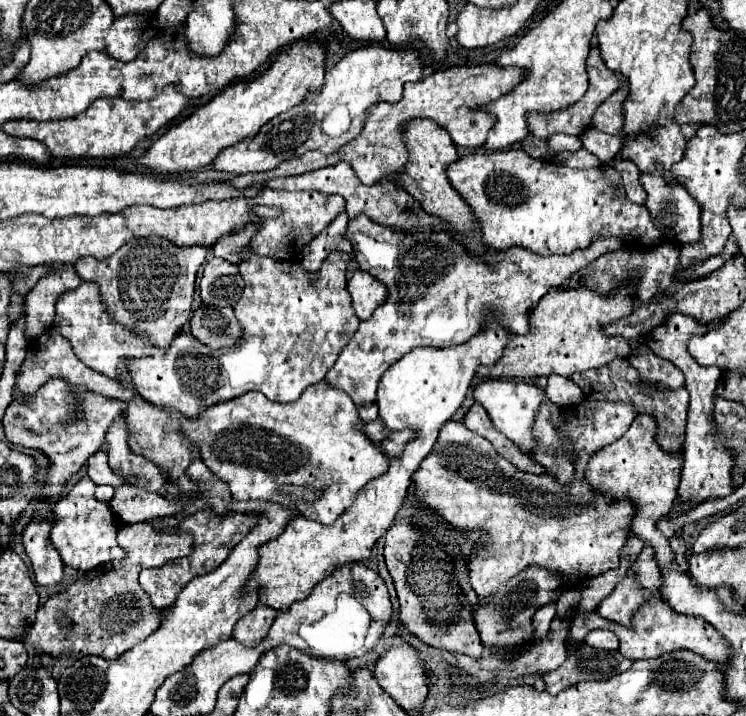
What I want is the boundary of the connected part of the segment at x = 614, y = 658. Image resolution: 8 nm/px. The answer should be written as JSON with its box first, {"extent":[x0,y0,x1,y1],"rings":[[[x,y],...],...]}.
{"extent":[543,646,631,694],"rings":[[[581,646],[567,654],[567,660],[551,672],[543,674],[545,690],[549,694],[559,694],[561,690],[585,682],[585,680],[607,680],[625,672],[631,660],[619,652],[603,652],[599,648]]]}

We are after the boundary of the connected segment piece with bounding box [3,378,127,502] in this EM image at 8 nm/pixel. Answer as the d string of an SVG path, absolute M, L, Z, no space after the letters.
M51 378L33 396L21 394L11 400L3 416L3 428L11 444L43 450L51 458L47 482L39 496L43 500L57 502L63 496L63 484L87 462L91 454L101 448L109 424L125 410L125 400L105 398L97 392L79 390L67 380Z

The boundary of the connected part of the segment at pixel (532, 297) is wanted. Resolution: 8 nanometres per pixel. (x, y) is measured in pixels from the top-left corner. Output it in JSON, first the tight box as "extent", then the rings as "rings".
{"extent":[323,216,621,406],"rings":[[[357,216],[355,220],[349,222],[349,230],[345,236],[349,236],[349,240],[353,242],[353,252],[355,252],[355,260],[359,262],[359,268],[369,272],[371,276],[395,276],[395,286],[389,288],[391,292],[415,292],[415,300],[403,300],[403,298],[387,300],[373,312],[369,320],[363,320],[355,336],[339,354],[337,362],[325,374],[323,380],[329,386],[347,392],[353,398],[355,406],[375,404],[377,382],[383,376],[383,372],[417,346],[443,348],[443,346],[465,344],[469,338],[485,330],[489,320],[495,320],[497,324],[501,324],[509,334],[529,332],[529,314],[537,306],[543,294],[547,294],[551,288],[561,286],[563,280],[567,280],[573,272],[585,268],[593,258],[599,258],[601,254],[617,250],[621,246],[619,238],[597,238],[593,240],[589,248],[577,250],[565,256],[539,256],[521,246],[513,246],[505,252],[491,250],[485,258],[477,260],[477,258],[471,258],[465,252],[465,248],[457,244],[453,236],[449,236],[449,232],[443,232],[443,230],[441,232],[419,230],[419,232],[421,234],[415,234],[415,232],[403,234],[401,230],[391,230],[389,226],[377,224],[367,216]]]}

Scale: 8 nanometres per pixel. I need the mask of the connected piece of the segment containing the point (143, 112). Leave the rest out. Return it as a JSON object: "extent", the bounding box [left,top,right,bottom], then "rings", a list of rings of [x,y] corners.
{"extent":[3,86,189,158],"rings":[[[167,86],[163,94],[145,100],[145,102],[127,102],[123,98],[109,98],[109,100],[97,100],[93,108],[79,114],[71,120],[61,122],[33,122],[33,120],[13,120],[3,126],[3,130],[9,136],[15,138],[33,138],[41,144],[45,144],[53,156],[57,158],[103,158],[103,156],[119,156],[127,154],[135,148],[137,142],[153,136],[157,130],[161,130],[165,124],[169,124],[173,118],[177,118],[185,108],[189,100],[187,96],[181,96],[177,88]]]}

